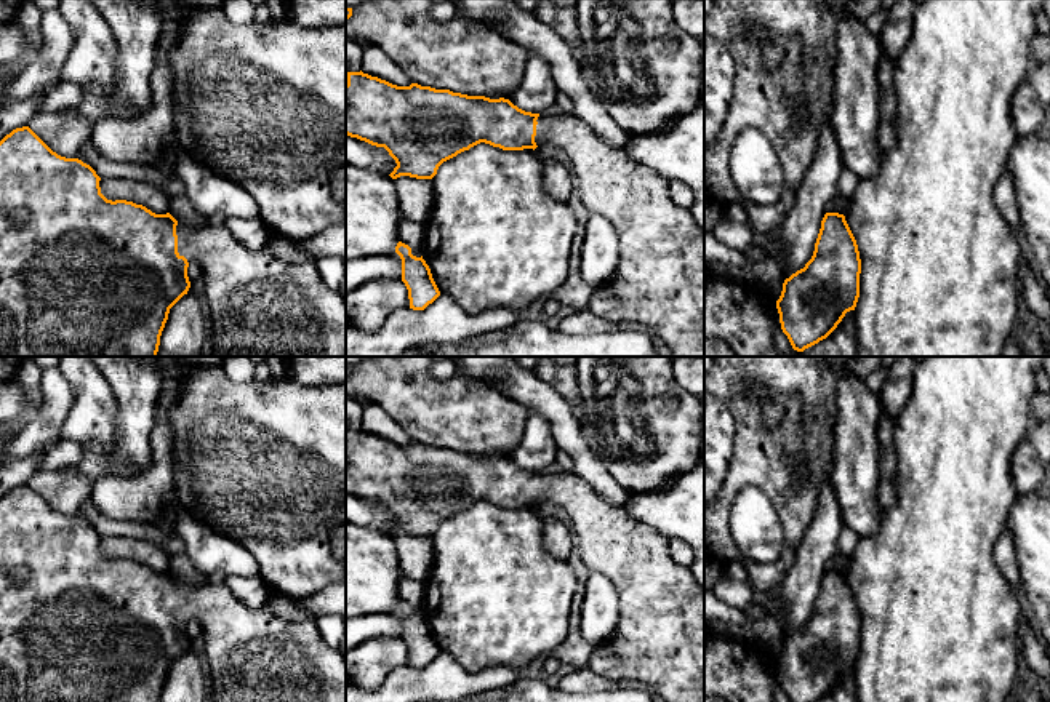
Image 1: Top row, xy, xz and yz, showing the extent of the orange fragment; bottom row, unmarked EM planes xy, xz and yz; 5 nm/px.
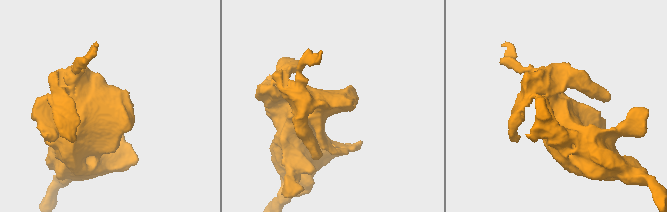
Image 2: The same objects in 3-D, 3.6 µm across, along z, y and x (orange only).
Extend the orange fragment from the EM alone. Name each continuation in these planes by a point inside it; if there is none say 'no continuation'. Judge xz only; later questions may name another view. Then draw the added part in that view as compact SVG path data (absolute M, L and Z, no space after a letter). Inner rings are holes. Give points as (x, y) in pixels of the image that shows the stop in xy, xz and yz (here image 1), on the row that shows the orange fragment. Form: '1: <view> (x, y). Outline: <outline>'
1: xz (660, 280). Outline: M573 112L539 115L536 122L536 146L552 144L567 152L581 203L589 213L608 219L618 233L619 262L615 280L592 294L589 310L608 321L648 325L671 349L672 357L704 357L704 230L690 209L671 200L669 179L639 165L626 147L603 144Z

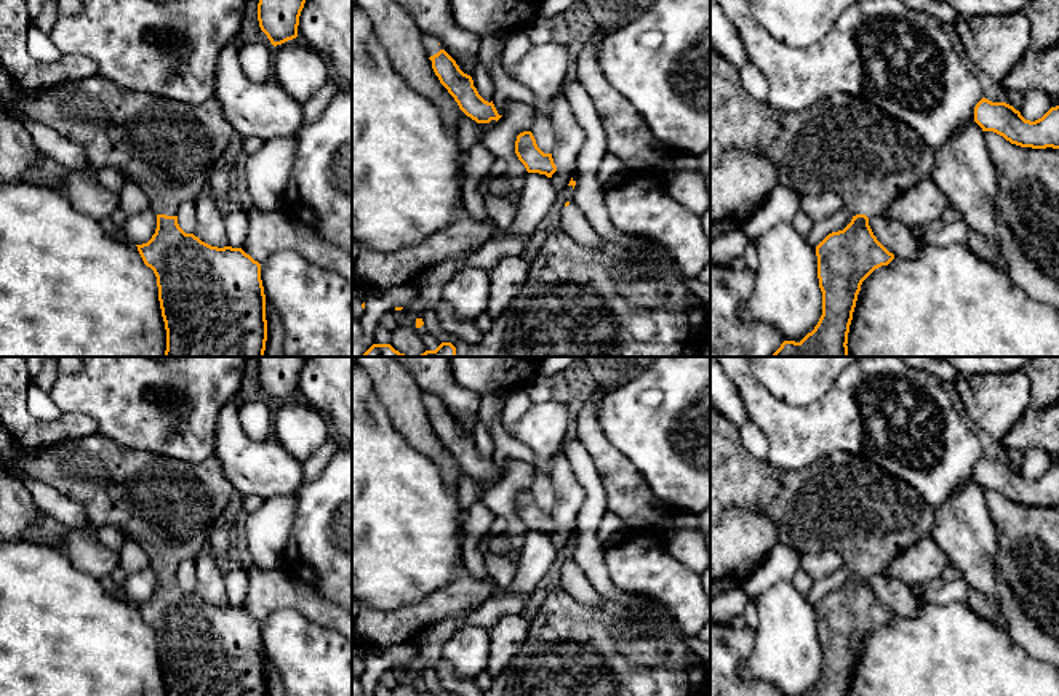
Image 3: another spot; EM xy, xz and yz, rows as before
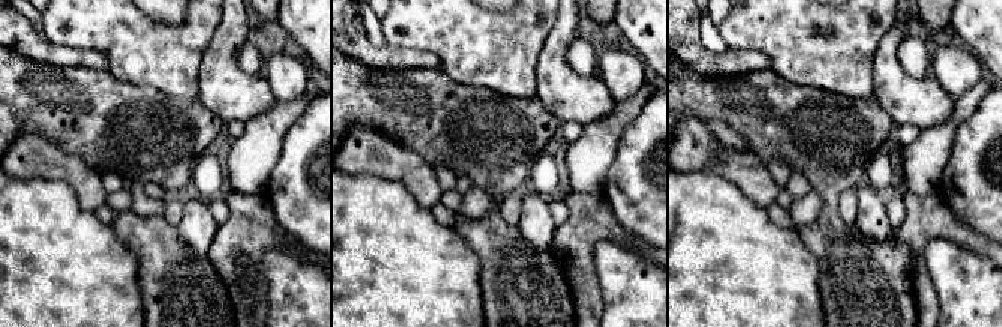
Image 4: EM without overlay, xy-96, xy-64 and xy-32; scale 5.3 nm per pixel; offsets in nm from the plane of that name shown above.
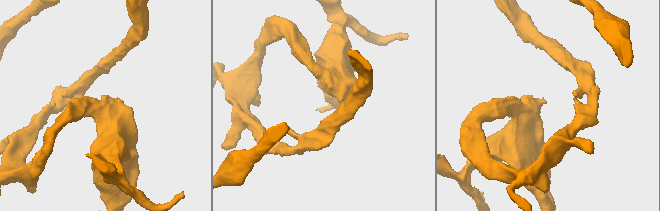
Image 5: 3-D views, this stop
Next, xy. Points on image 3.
1: xy (167, 148). Outline: M101 75L27 93L13 78L14 107L85 150L90 166L117 168L136 182L155 214L178 216L178 206L195 200L213 165L227 157L237 136L216 98L198 106L123 90Z

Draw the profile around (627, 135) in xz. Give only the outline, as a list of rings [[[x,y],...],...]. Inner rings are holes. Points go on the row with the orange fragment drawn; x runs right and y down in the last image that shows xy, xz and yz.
[[[593,30],[577,56],[577,78],[601,120],[608,152],[633,166],[667,160],[672,157],[669,149],[654,138],[640,112],[605,78],[595,40]]]

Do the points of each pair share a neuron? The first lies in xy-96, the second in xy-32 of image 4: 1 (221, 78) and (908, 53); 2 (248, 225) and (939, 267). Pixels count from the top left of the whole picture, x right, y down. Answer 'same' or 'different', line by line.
1: different
2: different

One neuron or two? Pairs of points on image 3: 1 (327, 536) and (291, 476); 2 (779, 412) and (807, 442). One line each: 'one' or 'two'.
1: two
2: one

